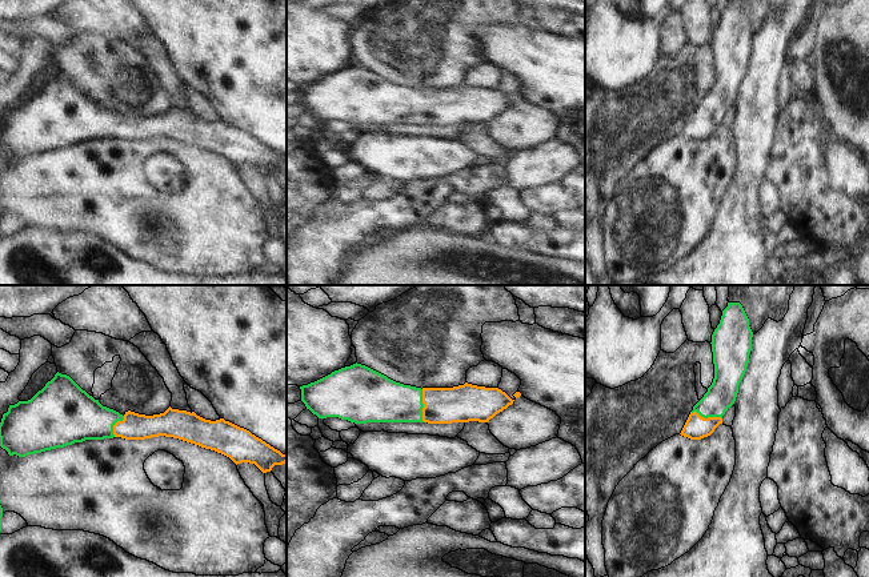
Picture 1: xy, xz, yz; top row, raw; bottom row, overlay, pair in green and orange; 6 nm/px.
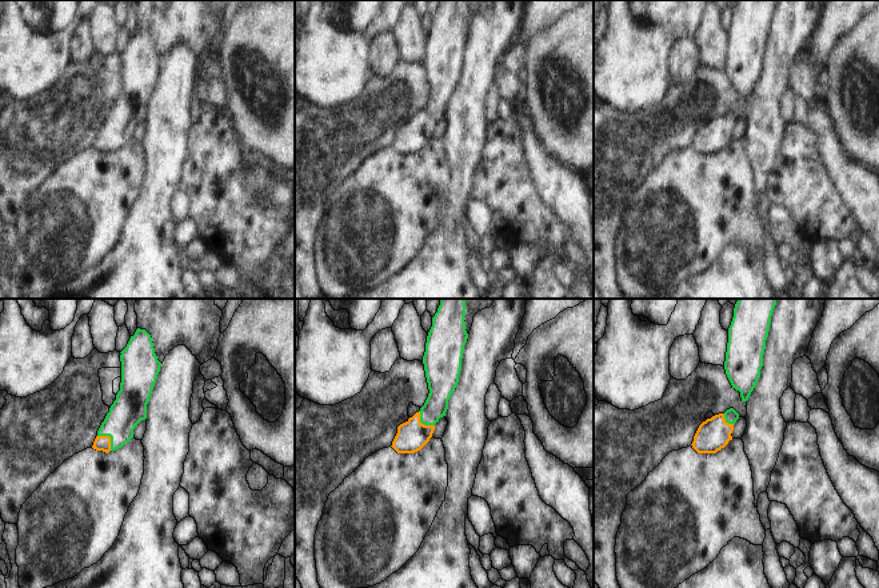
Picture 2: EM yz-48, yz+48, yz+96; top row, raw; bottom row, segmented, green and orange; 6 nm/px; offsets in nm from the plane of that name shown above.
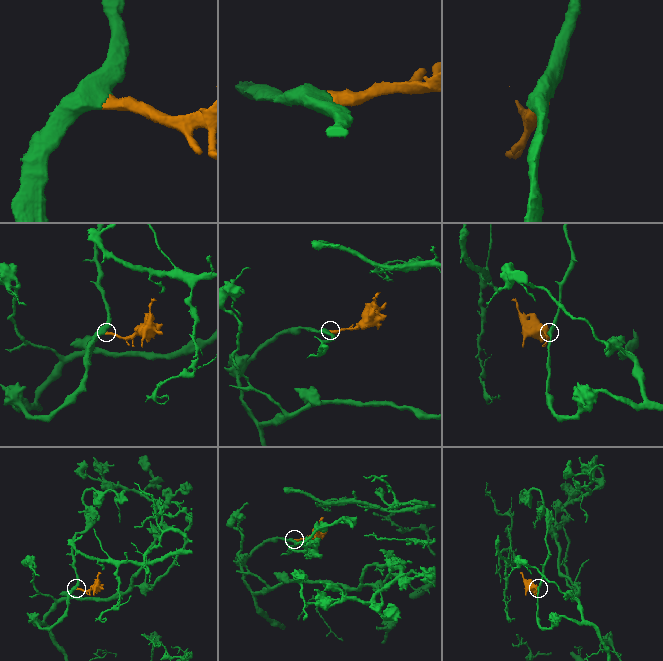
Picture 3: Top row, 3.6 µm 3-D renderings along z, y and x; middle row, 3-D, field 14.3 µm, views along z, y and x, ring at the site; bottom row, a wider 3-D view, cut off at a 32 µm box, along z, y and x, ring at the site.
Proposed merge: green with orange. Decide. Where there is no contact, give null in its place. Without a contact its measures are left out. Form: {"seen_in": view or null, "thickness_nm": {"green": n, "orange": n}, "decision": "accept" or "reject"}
{"seen_in": "xz", "thickness_nm": {"green": 280, "orange": 220}, "decision": "accept"}

